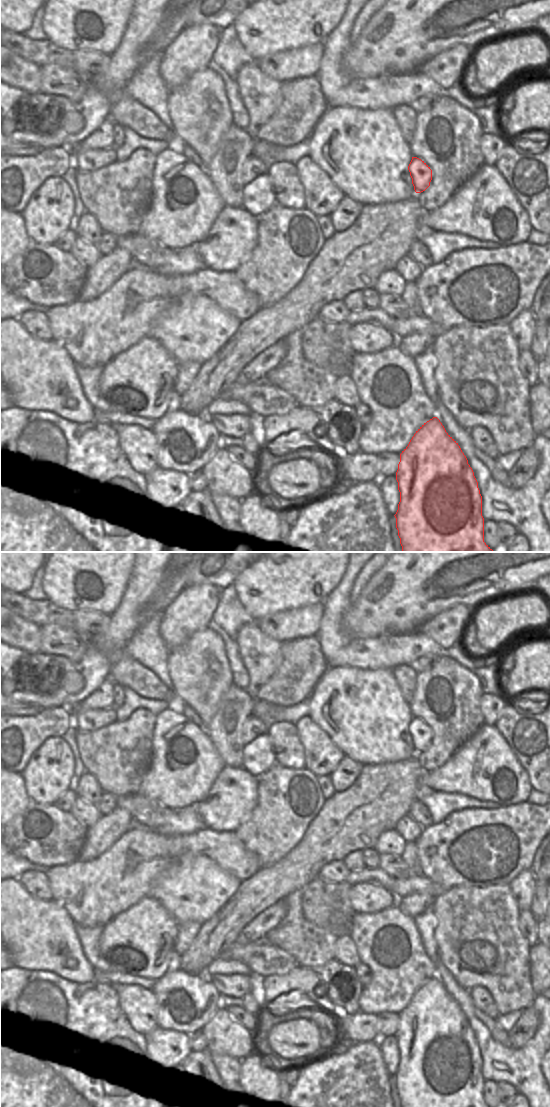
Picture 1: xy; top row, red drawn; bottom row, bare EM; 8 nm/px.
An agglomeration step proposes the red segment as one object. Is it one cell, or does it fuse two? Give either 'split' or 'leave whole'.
leave whole

